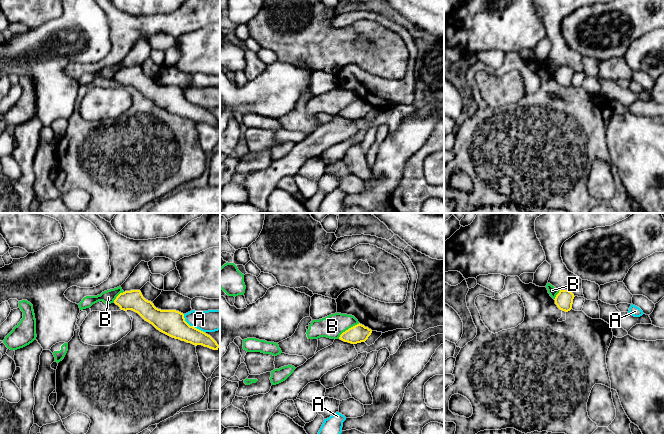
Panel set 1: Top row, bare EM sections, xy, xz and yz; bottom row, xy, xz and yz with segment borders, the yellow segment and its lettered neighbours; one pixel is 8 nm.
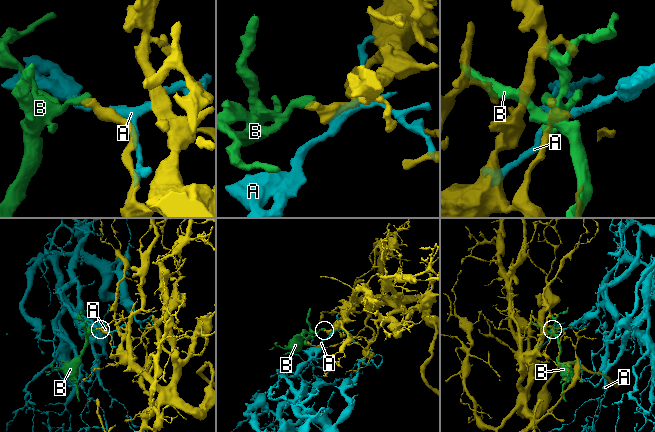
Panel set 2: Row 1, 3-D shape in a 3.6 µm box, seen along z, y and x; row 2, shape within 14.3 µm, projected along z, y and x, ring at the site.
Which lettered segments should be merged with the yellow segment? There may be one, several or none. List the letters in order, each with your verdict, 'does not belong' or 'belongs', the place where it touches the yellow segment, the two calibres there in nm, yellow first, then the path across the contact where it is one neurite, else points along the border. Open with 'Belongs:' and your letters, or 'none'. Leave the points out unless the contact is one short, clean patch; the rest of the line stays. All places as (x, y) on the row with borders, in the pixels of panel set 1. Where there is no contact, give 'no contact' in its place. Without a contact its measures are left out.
Belongs: none
A: does not belong; contact xy (192, 326); calibres 200 and 180 nm
B: does not belong; contact xz (349, 328); calibres 150 and 190 nm; border xz (359, 323), (346, 329), (338, 338)

